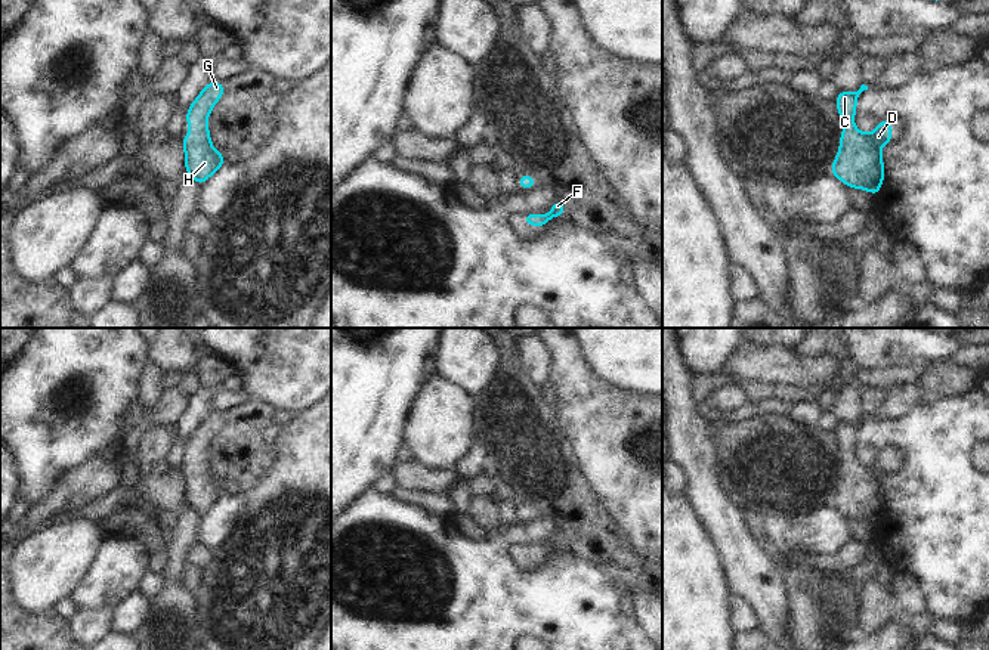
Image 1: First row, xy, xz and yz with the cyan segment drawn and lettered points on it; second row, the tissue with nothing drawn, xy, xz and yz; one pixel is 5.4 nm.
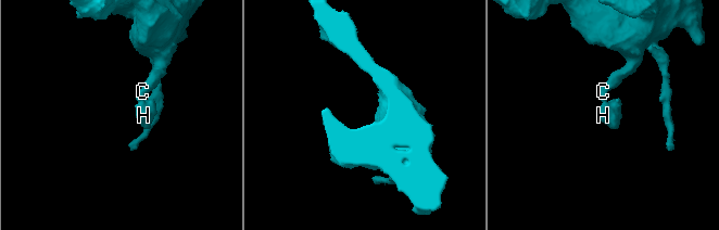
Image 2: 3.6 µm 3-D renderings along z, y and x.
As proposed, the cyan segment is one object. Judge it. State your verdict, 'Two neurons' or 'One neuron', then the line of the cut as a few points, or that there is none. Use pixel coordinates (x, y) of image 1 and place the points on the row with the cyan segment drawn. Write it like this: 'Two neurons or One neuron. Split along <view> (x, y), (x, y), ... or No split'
One neuron. No split

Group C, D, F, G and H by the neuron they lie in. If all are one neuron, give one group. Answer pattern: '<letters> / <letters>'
C D F G H

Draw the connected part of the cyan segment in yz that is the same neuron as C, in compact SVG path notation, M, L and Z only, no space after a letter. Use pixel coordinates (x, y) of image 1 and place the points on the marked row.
M862 84L857 92L838 92L835 98L844 130L829 171L849 188L868 189L877 196L886 174L880 146L890 143L893 131L890 120L881 120L872 134L863 134L853 126L856 102L863 90L868 86Z

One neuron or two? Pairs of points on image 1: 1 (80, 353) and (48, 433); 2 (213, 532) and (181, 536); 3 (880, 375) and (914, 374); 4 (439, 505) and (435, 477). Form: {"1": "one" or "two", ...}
{"1": "one", "2": "two", "3": "one", "4": "two"}

